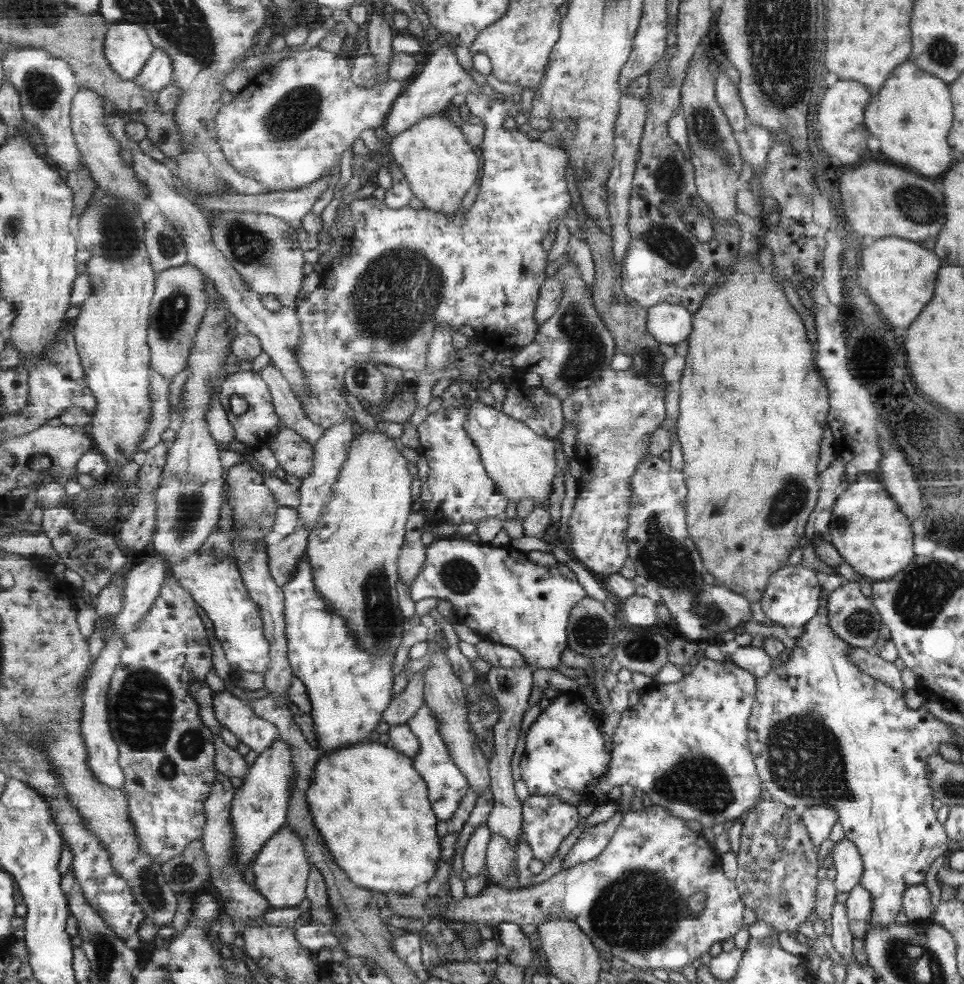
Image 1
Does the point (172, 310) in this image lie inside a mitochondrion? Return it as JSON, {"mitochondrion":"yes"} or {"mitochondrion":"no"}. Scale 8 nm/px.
{"mitochondrion":"yes"}

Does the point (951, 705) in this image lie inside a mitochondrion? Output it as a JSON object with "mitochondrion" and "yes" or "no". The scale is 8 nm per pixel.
{"mitochondrion":"no"}

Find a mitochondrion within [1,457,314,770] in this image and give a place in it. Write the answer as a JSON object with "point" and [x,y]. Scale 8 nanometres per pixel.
{"point":[190,500]}

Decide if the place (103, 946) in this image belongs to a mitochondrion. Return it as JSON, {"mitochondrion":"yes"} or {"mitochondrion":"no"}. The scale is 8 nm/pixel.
{"mitochondrion":"yes"}

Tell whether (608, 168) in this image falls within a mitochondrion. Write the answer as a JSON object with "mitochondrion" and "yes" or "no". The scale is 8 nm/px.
{"mitochondrion":"no"}

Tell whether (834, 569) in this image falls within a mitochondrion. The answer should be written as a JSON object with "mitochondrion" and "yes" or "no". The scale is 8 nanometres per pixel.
{"mitochondrion":"no"}

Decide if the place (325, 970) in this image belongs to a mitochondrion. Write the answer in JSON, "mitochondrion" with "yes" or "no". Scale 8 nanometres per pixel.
{"mitochondrion":"no"}

